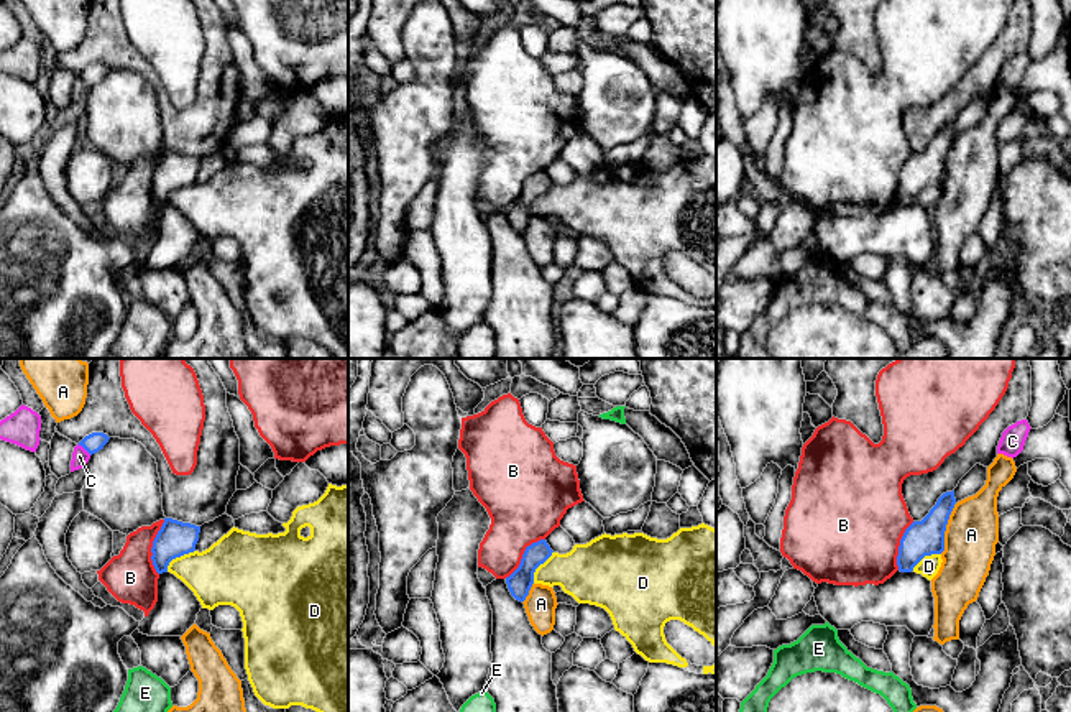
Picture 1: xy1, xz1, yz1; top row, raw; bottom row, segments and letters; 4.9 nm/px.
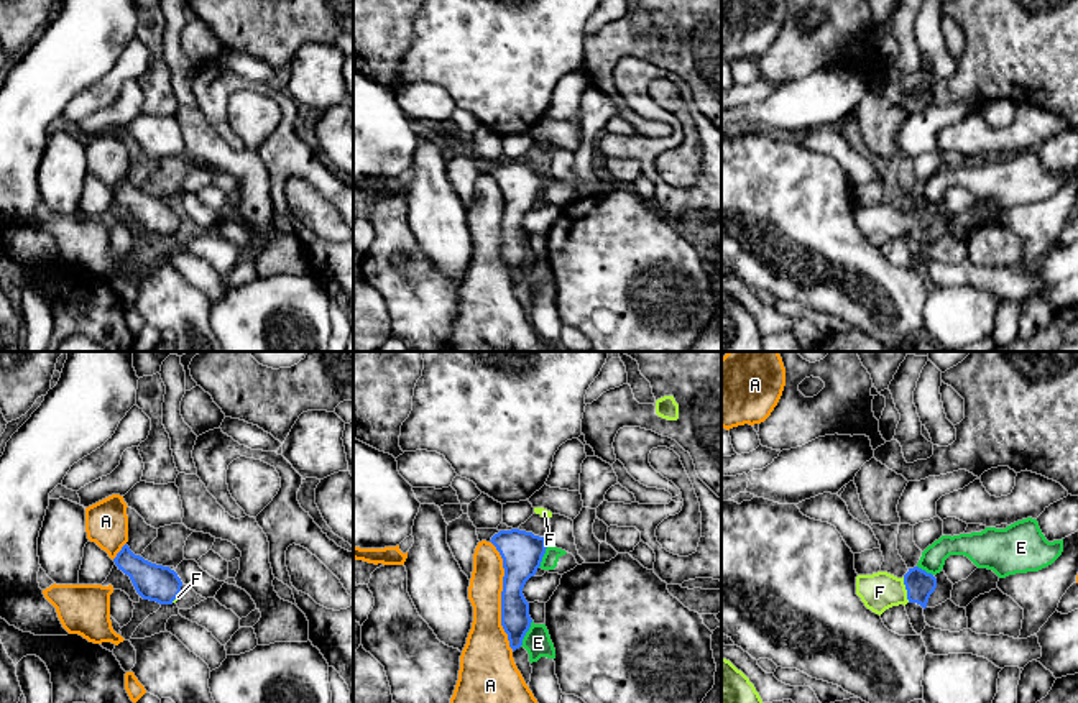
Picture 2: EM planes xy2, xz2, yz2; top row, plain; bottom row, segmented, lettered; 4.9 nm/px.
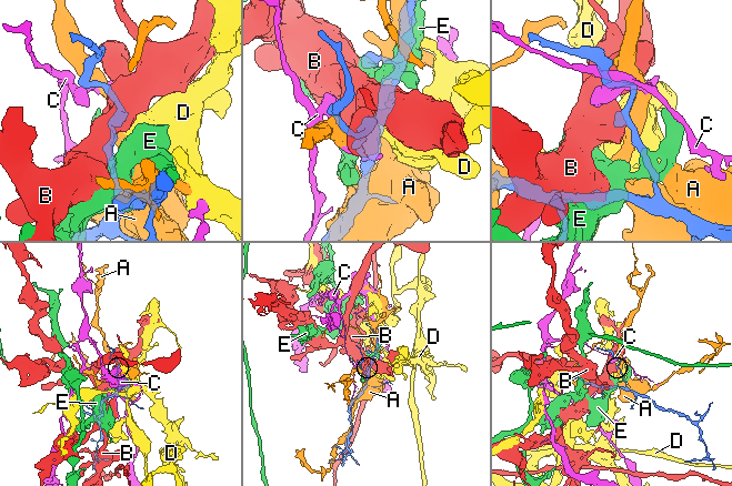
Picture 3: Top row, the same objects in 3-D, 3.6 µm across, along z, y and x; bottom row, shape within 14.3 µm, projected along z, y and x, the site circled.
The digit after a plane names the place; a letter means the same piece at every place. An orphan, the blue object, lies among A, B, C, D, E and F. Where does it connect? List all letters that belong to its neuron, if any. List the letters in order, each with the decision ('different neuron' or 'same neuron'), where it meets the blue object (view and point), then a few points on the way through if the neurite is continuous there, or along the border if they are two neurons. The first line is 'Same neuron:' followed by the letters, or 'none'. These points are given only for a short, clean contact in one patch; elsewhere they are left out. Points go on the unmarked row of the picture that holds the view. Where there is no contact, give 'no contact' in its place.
Same neuron: F
A: different neuron | xz2 (502, 229)
B: different neuron | xy1 (151, 180) | along xy1 (165, 152), (151, 180), (151, 196), (158, 206)
C: different neuron | xy1 (84, 79) | along xy1 (78, 76), (91, 86)
D: different neuron | xy1 (178, 188) | along xy1 (194, 181), (176, 188), (166, 203)
E: different neuron | xz2 (525, 266)
F: same neuron | yz2 (906, 220) | across yz2 (919, 215), (906, 220), (879, 224)

